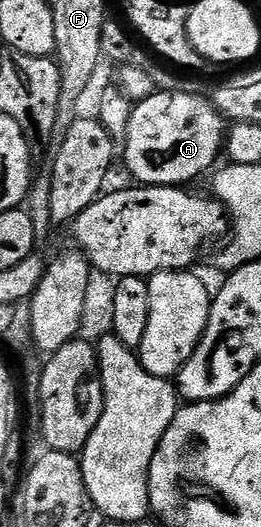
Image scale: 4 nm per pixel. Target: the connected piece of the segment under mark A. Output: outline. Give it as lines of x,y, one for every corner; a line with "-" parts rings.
164,90
161,94
160,91
153,92
149,98
133,105
132,115
122,139
122,158
124,154
124,162
128,165
129,172
137,178
135,181
139,185
184,188
192,184
188,182
194,181
199,174
207,175
217,165
216,157
221,157
225,137
226,120
215,110
207,97
183,94
180,90

